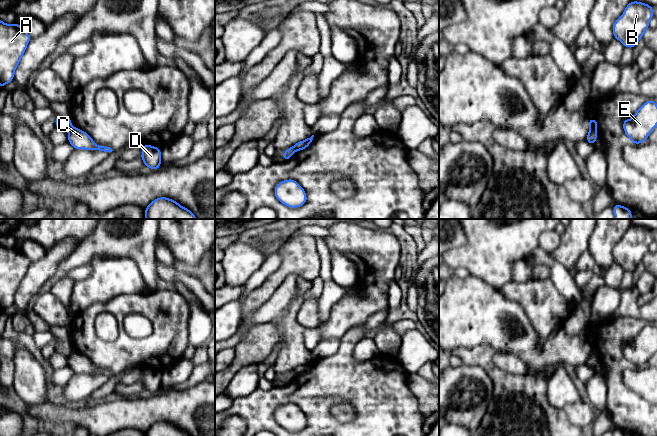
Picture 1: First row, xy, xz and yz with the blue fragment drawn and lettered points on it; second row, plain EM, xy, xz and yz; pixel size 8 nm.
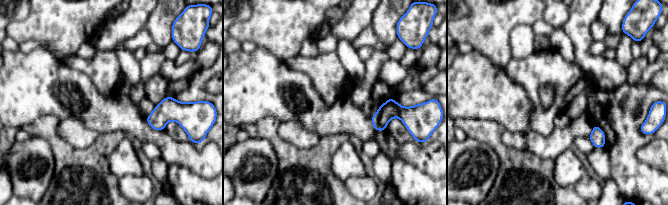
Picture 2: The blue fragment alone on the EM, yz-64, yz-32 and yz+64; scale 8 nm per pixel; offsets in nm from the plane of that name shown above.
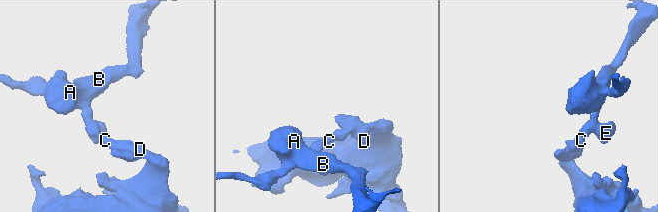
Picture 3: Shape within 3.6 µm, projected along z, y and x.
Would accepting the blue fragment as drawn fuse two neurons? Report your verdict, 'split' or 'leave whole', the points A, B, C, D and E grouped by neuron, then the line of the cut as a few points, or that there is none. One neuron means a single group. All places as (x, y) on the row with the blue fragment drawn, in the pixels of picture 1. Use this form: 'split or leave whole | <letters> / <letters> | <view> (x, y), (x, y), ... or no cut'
split | A B E / C D | yz (590, 129), (596, 133)

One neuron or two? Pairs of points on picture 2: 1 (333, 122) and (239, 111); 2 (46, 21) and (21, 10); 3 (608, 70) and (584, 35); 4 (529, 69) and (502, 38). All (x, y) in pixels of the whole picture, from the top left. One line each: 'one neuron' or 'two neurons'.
1: one neuron
2: two neurons
3: one neuron
4: two neurons

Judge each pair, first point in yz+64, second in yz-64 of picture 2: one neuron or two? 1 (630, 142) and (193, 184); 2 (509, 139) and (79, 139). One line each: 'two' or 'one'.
1: one
2: one

